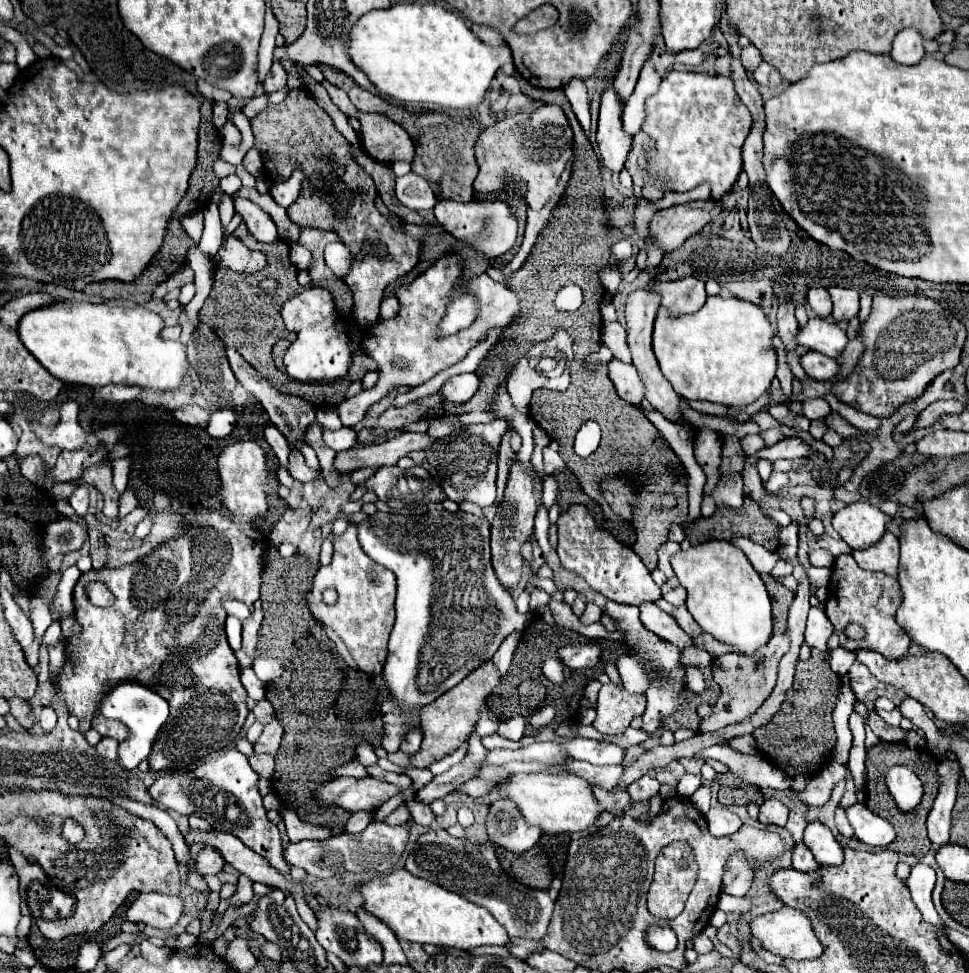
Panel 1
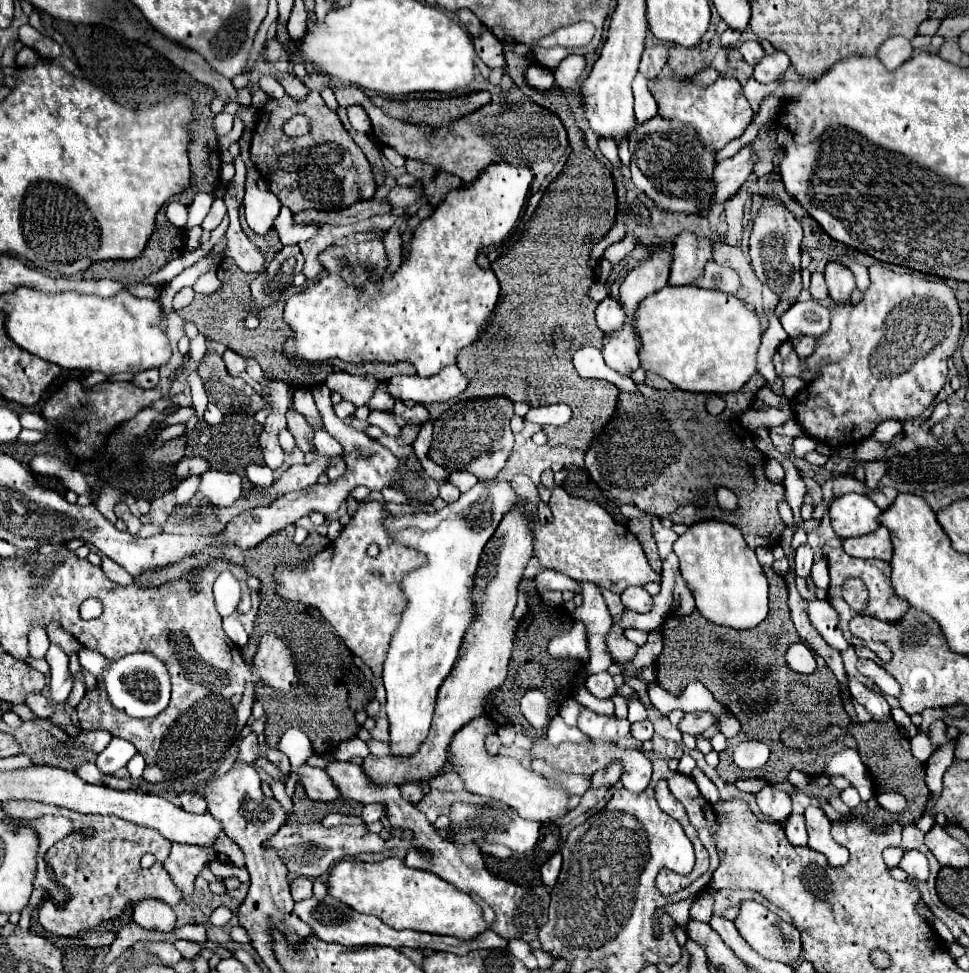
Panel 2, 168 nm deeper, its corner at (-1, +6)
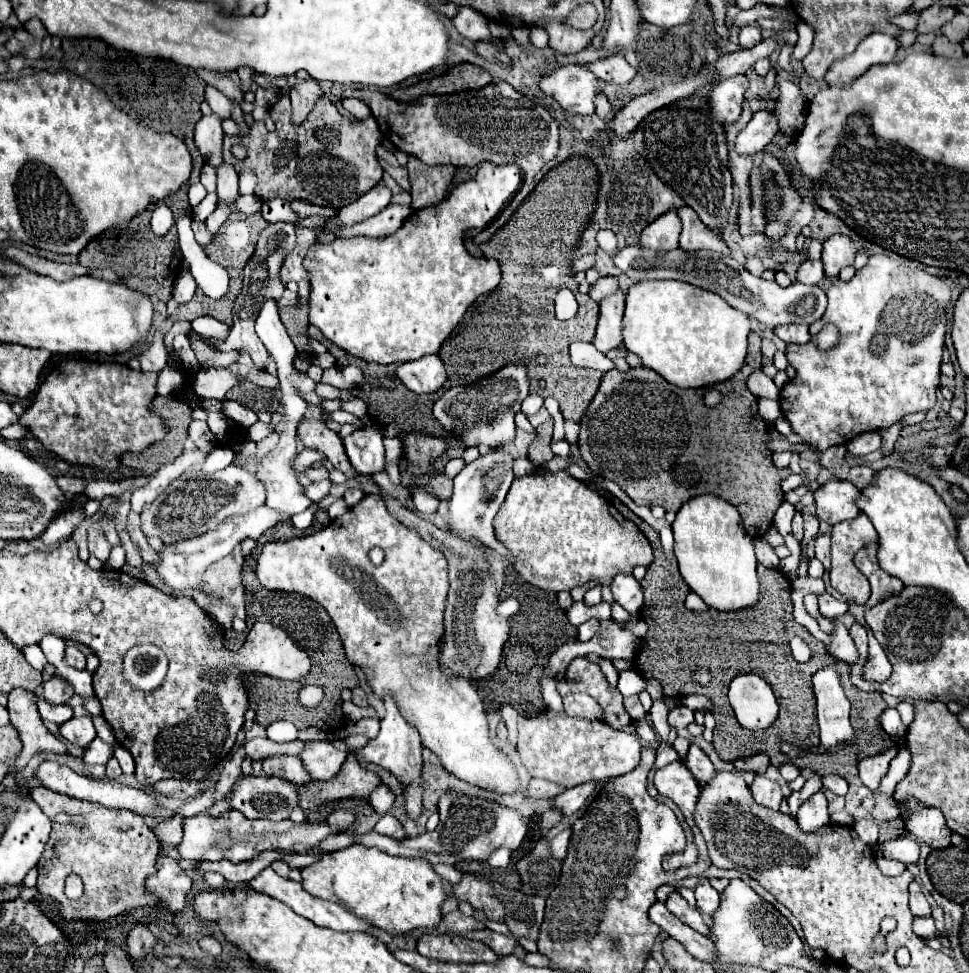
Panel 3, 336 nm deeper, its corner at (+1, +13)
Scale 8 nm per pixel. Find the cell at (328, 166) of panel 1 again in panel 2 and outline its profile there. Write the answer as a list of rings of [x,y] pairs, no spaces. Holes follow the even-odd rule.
[[[310,91],[308,97],[300,101],[292,99],[290,95],[284,95],[282,99],[268,99],[266,105],[258,109],[258,123],[254,127],[250,153],[252,163],[268,181],[270,191],[292,213],[304,209],[324,211],[324,203],[346,207],[356,203],[358,199],[372,199],[376,191],[368,159],[348,135],[338,115],[324,105],[318,91]],[[298,113],[310,119],[310,133],[286,139],[282,127]]]

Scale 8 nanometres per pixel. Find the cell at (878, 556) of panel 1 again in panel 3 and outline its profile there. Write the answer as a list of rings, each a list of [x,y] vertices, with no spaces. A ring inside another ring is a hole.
[[[858,514],[854,520],[846,520],[842,524],[834,524],[832,528],[832,570],[830,570],[830,580],[832,588],[838,590],[848,602],[864,604],[864,600],[870,598],[870,584],[868,579],[854,566],[854,554],[868,546],[870,542],[876,542],[878,534],[866,514]]]

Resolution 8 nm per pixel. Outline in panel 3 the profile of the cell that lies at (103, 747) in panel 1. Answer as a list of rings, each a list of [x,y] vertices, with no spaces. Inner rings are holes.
[[[90,716],[70,718],[68,722],[64,722],[60,726],[60,734],[68,742],[72,742],[76,746],[82,746],[82,748],[86,748],[96,738],[96,730],[94,730],[94,724],[92,724],[92,718]]]

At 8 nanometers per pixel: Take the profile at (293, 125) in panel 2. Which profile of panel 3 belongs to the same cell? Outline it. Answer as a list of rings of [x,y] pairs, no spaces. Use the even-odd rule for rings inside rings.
[[[308,78],[302,82],[296,82],[290,88],[290,98],[292,98],[292,110],[294,110],[294,124],[302,124],[306,120],[306,116],[310,114],[310,110],[314,108],[316,100],[322,96],[322,88],[316,80]]]

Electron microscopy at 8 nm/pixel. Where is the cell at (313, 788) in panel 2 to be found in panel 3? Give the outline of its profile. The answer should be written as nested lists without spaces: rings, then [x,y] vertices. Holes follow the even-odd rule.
[[[268,756],[262,766],[268,776],[280,776],[294,784],[306,784],[312,780],[298,756]]]

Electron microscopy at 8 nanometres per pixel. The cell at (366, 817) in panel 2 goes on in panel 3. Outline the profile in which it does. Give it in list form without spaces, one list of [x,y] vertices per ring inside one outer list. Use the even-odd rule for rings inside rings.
[[[380,784],[378,788],[374,788],[374,792],[370,794],[370,804],[378,814],[386,814],[394,802],[394,794],[390,792],[390,788],[386,788],[386,784]]]

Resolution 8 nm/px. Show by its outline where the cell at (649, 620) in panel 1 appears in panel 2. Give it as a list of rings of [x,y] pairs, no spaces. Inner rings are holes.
[[[628,587],[622,595],[622,603],[626,609],[632,609],[636,613],[650,613],[652,611],[652,597],[644,587]]]

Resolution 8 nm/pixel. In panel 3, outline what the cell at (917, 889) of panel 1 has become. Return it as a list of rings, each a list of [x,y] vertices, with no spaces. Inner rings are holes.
[[[900,836],[896,840],[880,842],[880,850],[886,858],[892,858],[892,860],[898,860],[904,864],[916,864],[918,854],[920,854],[920,846],[914,840],[904,838],[904,836]]]

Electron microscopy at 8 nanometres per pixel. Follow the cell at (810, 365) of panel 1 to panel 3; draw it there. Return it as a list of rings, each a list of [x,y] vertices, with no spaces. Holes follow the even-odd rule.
[[[788,324],[788,326],[776,326],[774,334],[784,340],[784,342],[792,342],[792,344],[806,344],[810,340],[808,334],[808,326],[806,324]]]

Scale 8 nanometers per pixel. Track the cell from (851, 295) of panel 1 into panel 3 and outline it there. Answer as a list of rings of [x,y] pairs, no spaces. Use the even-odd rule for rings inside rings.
[[[834,234],[824,242],[822,262],[828,278],[836,278],[844,266],[850,266],[856,256],[856,246],[846,234]]]

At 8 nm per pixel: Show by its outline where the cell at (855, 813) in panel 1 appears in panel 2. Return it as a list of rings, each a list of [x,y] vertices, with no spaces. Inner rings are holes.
[[[848,787],[848,789],[844,789],[842,793],[840,793],[840,799],[850,807],[850,809],[858,809],[864,801],[860,799],[860,795],[858,795],[858,791],[854,789],[854,787]]]

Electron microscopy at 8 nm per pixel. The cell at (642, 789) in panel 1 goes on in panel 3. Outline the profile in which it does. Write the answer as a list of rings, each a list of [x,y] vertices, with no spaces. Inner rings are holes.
[[[540,712],[532,718],[520,716],[518,720],[518,754],[532,778],[544,778],[550,782],[556,782],[564,788],[574,788],[584,782],[602,782],[608,778],[616,778],[622,774],[632,772],[640,762],[640,740],[634,734],[614,730],[608,724],[600,720],[586,720],[586,718],[572,718],[566,716],[566,712],[554,714],[554,712]]]

